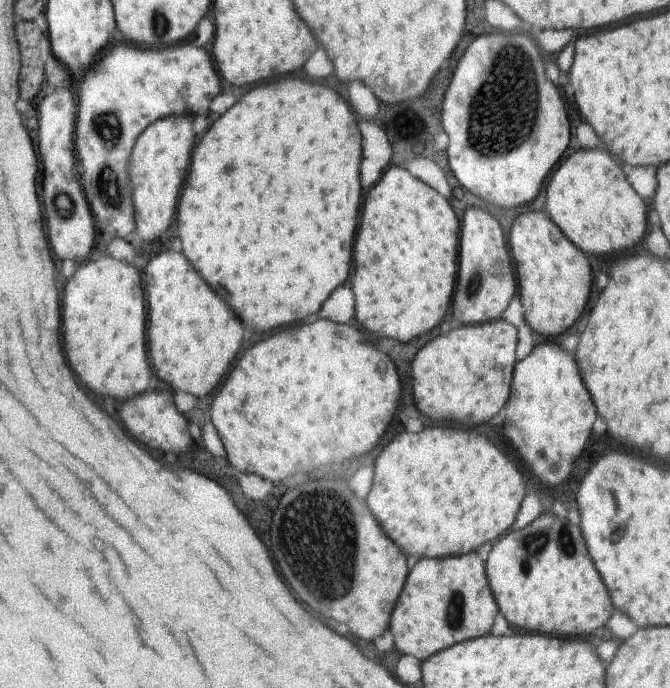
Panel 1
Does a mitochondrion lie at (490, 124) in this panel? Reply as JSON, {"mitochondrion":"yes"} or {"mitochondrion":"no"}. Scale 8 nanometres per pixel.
{"mitochondrion":"yes"}

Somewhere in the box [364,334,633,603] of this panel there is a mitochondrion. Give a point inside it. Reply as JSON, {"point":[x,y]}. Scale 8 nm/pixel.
{"point":[536,541]}

